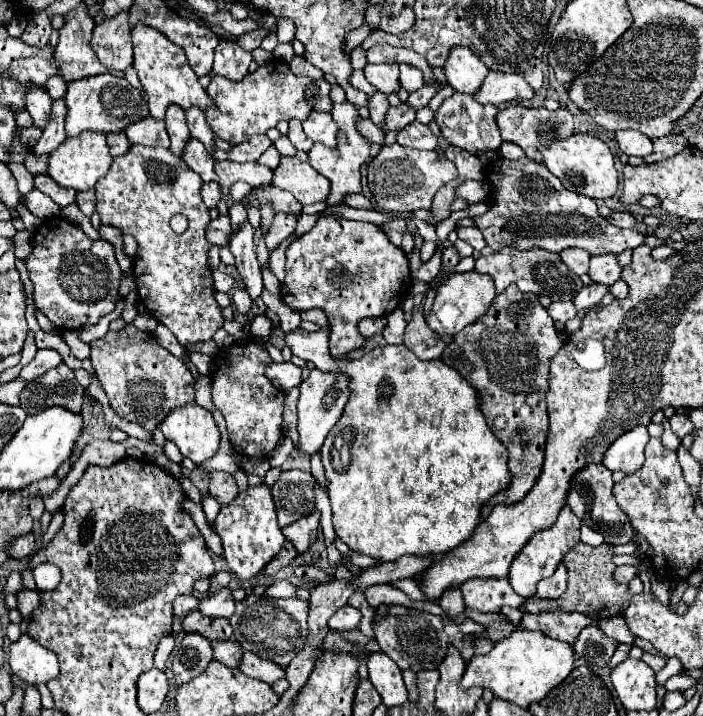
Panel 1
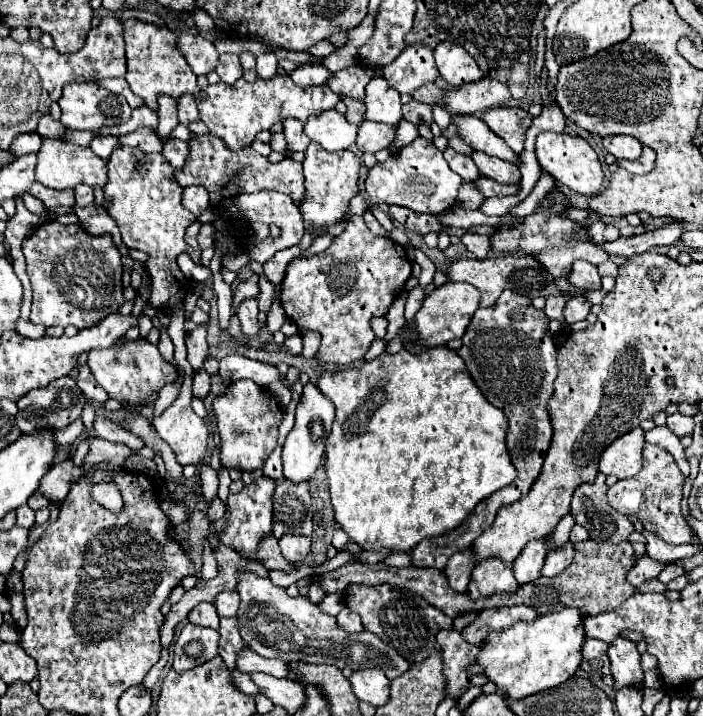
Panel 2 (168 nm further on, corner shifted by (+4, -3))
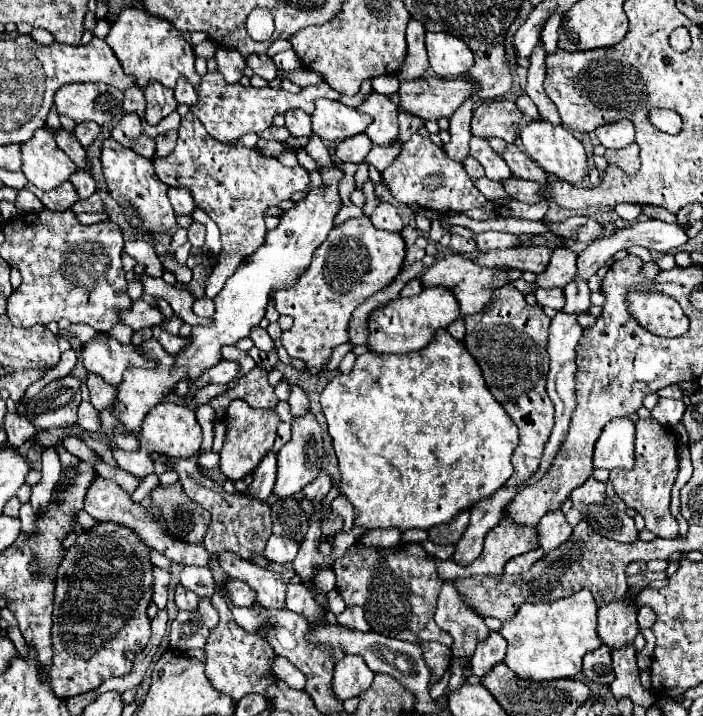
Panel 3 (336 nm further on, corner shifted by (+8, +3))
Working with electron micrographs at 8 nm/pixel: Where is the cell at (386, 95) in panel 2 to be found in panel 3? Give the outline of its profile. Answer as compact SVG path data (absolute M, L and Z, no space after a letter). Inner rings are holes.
M371 92L369 100L363 102L357 110L367 112L373 118L365 134L375 146L391 146L397 140L397 134L399 134L397 104L393 104L387 96Z

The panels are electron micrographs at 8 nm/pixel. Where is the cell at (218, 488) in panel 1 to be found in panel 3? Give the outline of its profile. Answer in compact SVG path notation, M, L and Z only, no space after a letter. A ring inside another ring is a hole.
M179 482L169 486L159 484L157 488L151 490L151 500L153 500L153 506L165 518L167 532L173 538L189 544L203 542L211 516L205 508L201 508L197 502L185 496Z

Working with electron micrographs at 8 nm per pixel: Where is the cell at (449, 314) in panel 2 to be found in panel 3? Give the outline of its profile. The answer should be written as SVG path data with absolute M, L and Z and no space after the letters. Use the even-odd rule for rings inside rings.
M425 288L421 294L411 296L411 298L395 298L383 306L377 306L369 314L367 330L369 330L369 340L367 348L373 354L409 354L419 348L425 348L431 340L435 330L447 328L453 320L457 320L459 306L453 294L447 288Z

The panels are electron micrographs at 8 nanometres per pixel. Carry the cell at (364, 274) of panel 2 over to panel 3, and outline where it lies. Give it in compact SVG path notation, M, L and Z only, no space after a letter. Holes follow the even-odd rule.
M365 216L351 218L341 226L335 226L313 254L311 266L305 274L301 274L297 284L289 290L277 292L273 298L277 312L295 320L293 328L281 334L281 344L287 354L303 360L307 370L317 374L331 356L333 348L349 340L347 324L353 310L393 282L393 278L401 272L403 258L405 242L399 232L377 230Z

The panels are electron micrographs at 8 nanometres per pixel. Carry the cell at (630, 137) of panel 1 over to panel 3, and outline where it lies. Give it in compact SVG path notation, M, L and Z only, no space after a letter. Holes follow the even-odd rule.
M619 120L599 126L595 134L605 148L625 148L635 140L635 130L631 120Z

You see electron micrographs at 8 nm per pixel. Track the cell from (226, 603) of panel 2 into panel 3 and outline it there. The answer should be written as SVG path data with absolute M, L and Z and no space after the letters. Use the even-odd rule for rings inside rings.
M231 580L227 584L227 592L235 606L253 606L255 596L257 596L257 594L253 594L253 588L249 588L249 584L245 584L241 580Z

